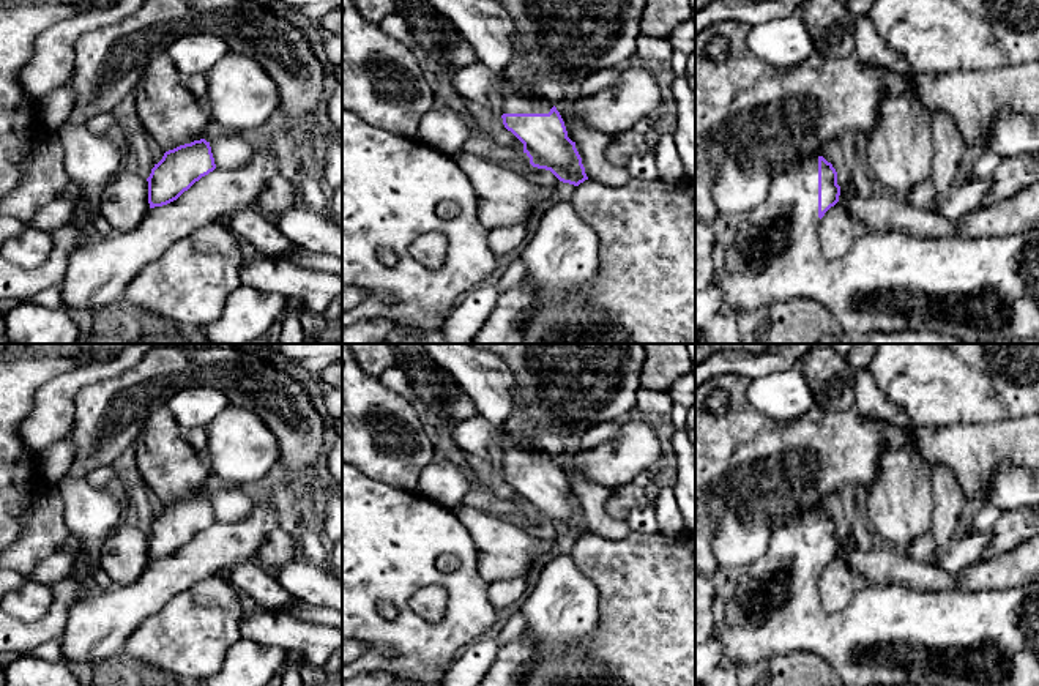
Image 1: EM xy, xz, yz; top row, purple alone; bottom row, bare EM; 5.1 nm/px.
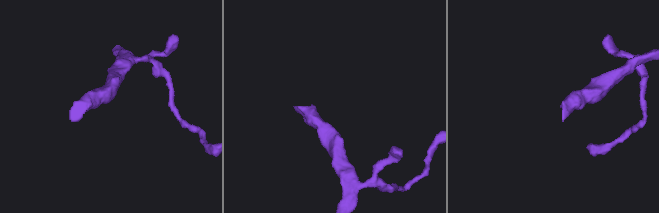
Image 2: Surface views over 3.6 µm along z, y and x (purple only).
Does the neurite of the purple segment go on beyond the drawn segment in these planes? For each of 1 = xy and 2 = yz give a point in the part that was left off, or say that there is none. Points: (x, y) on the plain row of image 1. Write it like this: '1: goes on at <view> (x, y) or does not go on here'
1: does not go on here
2: goes on at yz (888, 636)

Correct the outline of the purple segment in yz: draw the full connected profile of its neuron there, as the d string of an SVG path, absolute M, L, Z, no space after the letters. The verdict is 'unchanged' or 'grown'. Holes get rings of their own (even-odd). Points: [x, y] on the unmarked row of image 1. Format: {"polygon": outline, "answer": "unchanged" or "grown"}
{"polygon": "M810 509L803 516L773 528L768 550L749 568L738 571L725 596L724 621L714 628L709 639L716 639L725 665L755 665L777 654L814 653L826 661L836 677L837 686L902 686L927 683L933 686L1039 686L1039 580L1017 588L979 590L979 591L914 591L899 585L869 583L853 595L851 602L840 612L826 613L818 596L818 579L825 566L839 555L840 539L837 525L823 509Z", "answer": "grown"}

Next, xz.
{"polygon": "M481 415L454 423L452 438L462 451L498 462L503 467L505 481L523 497L523 506L533 520L550 524L560 535L574 539L588 533L575 495L568 490L560 465L544 448L511 435L506 426L497 431Z", "answer": "grown"}

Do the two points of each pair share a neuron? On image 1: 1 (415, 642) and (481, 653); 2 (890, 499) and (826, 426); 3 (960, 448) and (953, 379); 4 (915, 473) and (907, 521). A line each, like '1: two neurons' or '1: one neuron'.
1: two neurons
2: two neurons
3: two neurons
4: one neuron

